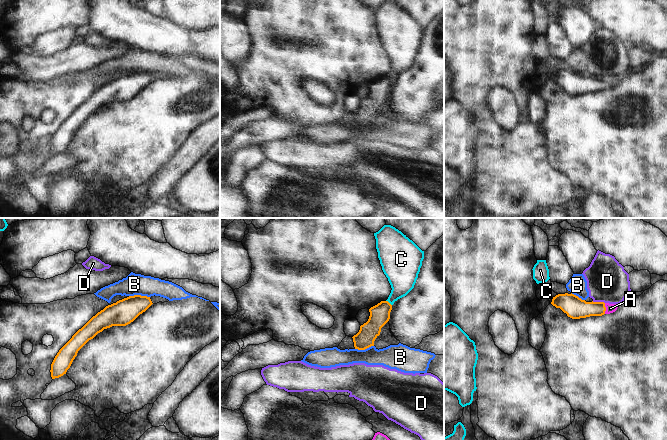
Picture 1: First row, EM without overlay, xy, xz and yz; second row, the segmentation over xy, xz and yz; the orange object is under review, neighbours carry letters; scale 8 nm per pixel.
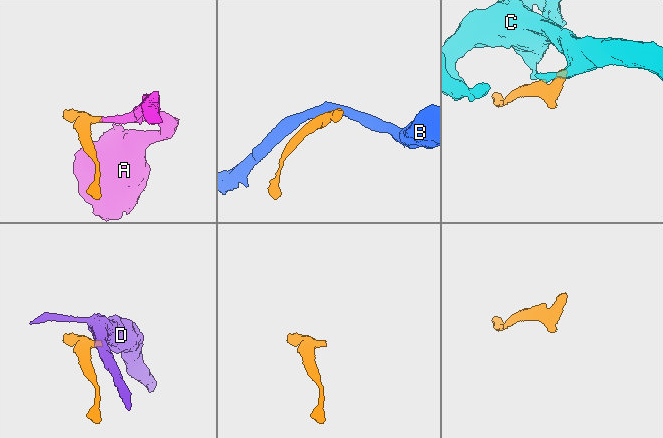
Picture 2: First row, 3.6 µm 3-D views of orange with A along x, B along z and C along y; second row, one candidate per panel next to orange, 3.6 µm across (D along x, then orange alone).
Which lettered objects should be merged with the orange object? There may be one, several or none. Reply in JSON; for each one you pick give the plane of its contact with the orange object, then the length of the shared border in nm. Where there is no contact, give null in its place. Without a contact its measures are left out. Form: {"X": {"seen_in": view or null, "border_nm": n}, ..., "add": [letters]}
{"A": {"seen_in": "yz", "border_nm": 90}, "add": ["A"]}

